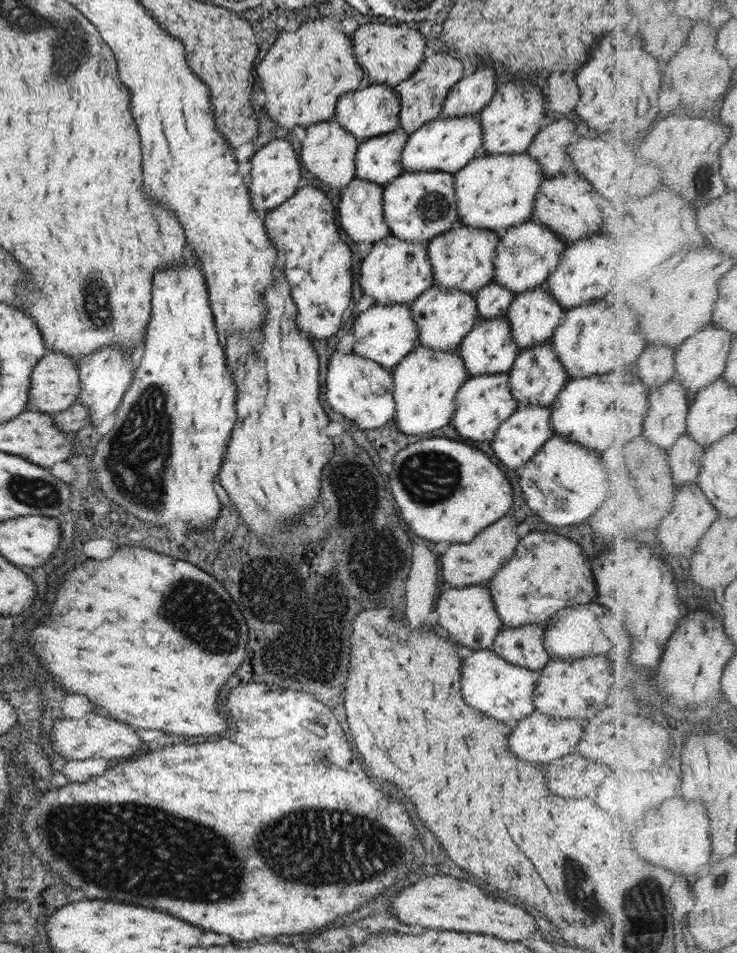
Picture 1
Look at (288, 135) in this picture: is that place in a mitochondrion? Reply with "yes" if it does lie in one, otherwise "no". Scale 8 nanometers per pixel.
no

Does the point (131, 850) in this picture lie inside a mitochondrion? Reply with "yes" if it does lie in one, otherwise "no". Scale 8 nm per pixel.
yes

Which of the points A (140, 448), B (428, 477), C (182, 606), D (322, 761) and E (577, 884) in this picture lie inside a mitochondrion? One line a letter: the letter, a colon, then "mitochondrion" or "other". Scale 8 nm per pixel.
A: mitochondrion
B: mitochondrion
C: mitochondrion
D: mitochondrion
E: mitochondrion

